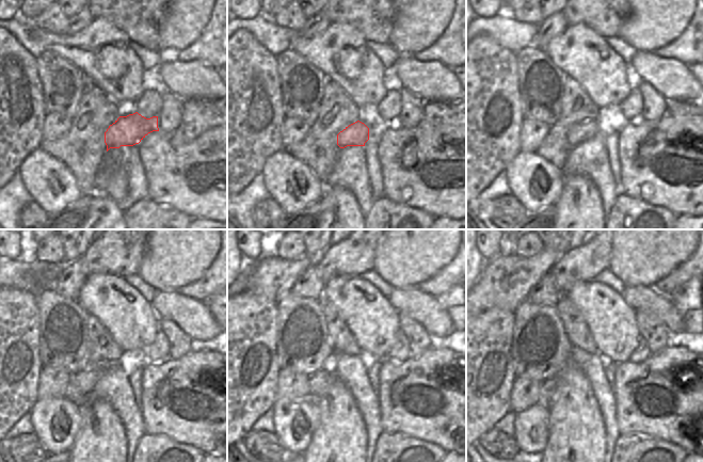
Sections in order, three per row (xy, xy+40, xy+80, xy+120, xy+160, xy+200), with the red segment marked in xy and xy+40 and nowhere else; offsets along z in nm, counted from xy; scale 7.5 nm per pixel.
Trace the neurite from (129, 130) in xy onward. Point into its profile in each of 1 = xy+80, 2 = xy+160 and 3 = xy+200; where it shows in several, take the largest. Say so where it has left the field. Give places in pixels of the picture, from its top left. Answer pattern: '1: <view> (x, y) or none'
1: xy+80 (579, 133)
2: xy+160 (319, 383)
3: xy+200 (547, 389)

